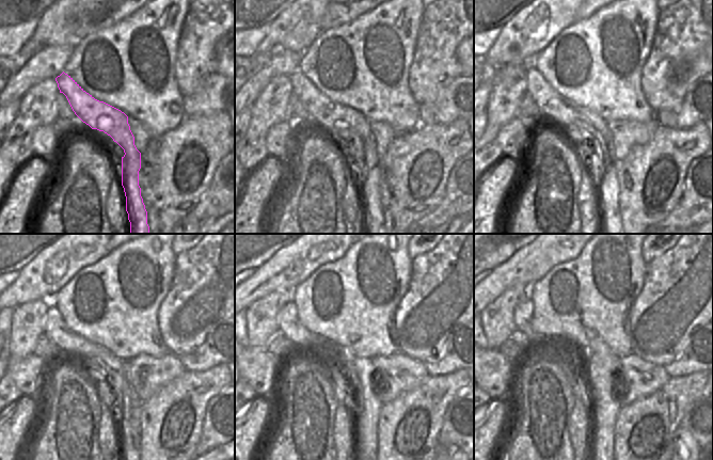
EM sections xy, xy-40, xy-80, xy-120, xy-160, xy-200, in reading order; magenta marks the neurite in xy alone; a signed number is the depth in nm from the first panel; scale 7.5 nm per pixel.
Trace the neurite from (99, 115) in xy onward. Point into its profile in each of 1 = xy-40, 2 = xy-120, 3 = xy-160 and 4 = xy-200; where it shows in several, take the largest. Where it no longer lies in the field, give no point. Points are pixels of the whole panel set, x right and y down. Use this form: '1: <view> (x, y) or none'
1: xy-40 (344, 123)
2: xy-120 (86, 353)
3: xy-160 (305, 342)
4: xy-200 (522, 315)

